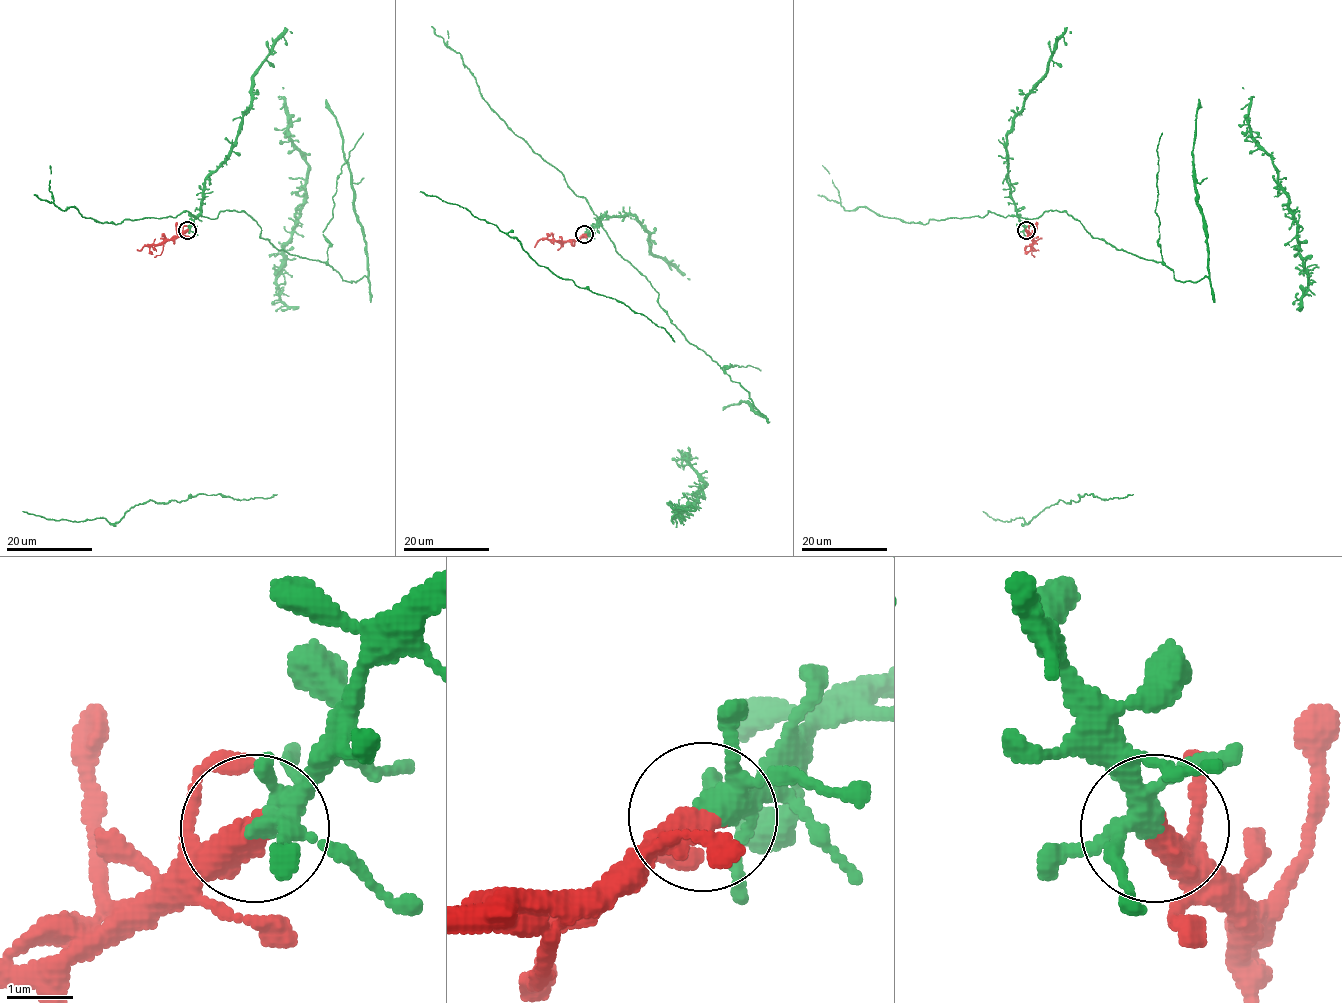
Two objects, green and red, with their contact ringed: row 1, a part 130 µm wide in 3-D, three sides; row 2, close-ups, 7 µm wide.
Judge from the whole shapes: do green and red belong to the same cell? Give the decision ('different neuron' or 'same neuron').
same neuron

